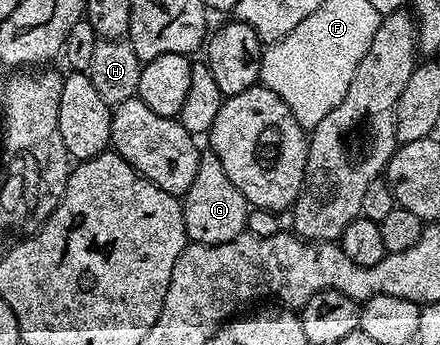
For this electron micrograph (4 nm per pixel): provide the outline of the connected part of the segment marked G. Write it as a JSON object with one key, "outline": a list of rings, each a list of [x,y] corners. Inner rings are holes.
{"outline":[[[212,153],[202,154],[199,169],[195,169],[195,181],[191,181],[191,189],[187,189],[181,199],[186,240],[203,245],[229,243],[239,238],[246,230],[250,210],[249,202],[245,200],[243,193],[235,189],[223,165],[219,165],[219,157]]]}

